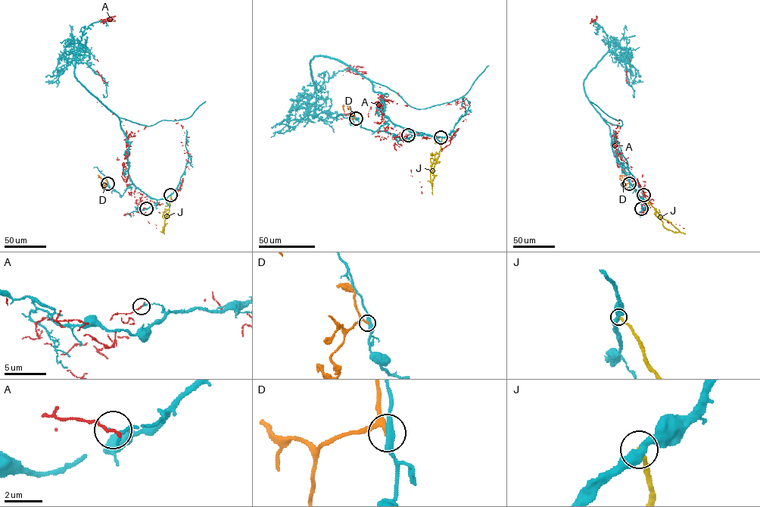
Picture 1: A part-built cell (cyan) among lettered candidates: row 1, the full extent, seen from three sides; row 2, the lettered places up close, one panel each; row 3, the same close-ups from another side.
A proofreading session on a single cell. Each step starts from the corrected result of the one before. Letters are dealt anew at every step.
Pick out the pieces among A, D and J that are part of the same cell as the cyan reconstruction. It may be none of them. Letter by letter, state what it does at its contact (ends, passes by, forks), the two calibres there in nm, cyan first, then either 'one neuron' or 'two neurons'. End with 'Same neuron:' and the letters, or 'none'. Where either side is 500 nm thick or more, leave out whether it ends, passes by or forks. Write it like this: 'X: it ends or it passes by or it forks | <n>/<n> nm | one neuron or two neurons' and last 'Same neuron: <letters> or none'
A: it ends | 160/150 nm | two neurons
D: it ends | 380/220 nm | two neurons
J: it ends | 440/220 nm | two neurons
Same neuron: none

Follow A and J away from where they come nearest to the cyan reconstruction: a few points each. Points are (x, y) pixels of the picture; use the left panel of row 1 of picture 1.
A: (146, 208), (139, 198), (142, 194), (121, 176), (129, 145), (107, 83), (97, 70), (98, 20), (98, 61)
J: (170, 194), (170, 205), (163, 233), (166, 213)

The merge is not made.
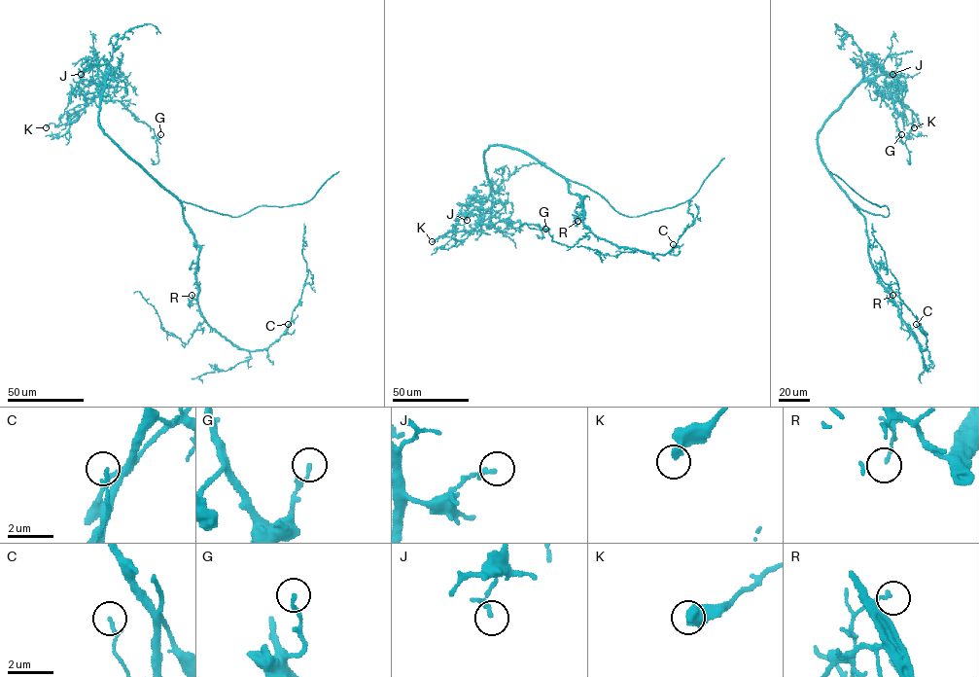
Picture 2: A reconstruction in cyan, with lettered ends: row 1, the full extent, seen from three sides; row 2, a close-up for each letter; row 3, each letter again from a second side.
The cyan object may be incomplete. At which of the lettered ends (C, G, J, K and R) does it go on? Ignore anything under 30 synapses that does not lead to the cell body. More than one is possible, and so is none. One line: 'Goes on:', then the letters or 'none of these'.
Goes on: none of these

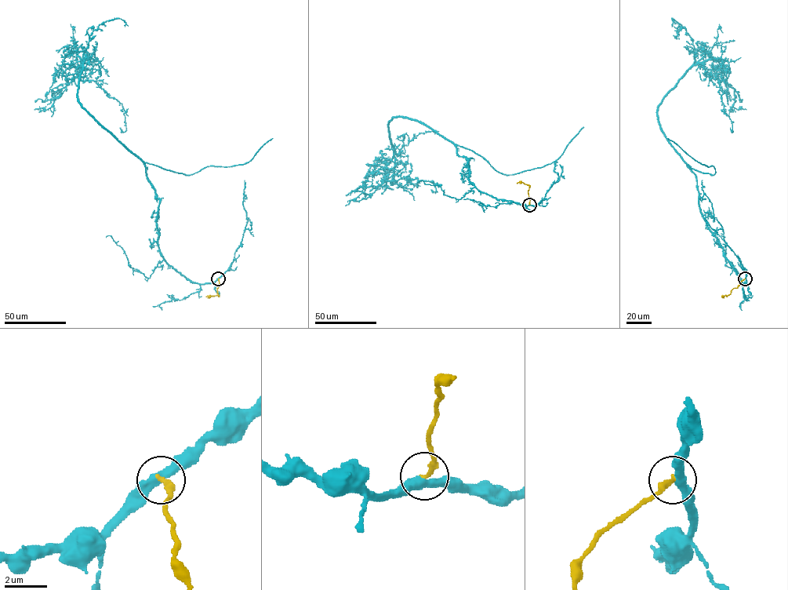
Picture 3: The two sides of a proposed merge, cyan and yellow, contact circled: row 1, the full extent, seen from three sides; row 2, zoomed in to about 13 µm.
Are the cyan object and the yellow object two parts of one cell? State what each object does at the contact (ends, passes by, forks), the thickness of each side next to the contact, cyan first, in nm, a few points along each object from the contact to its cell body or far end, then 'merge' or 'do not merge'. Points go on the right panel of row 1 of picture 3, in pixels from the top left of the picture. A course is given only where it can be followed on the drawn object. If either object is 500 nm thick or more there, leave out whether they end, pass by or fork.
cyan passes by | yellow ends | 400/280 nm | cyan via (745, 278), (742, 284), (707, 226), (695, 176), (662, 131), (657, 107), (692, 66), (720, 60), (730, 127) | yellow via (745, 278), (729, 294), (724, 296) | do not merge

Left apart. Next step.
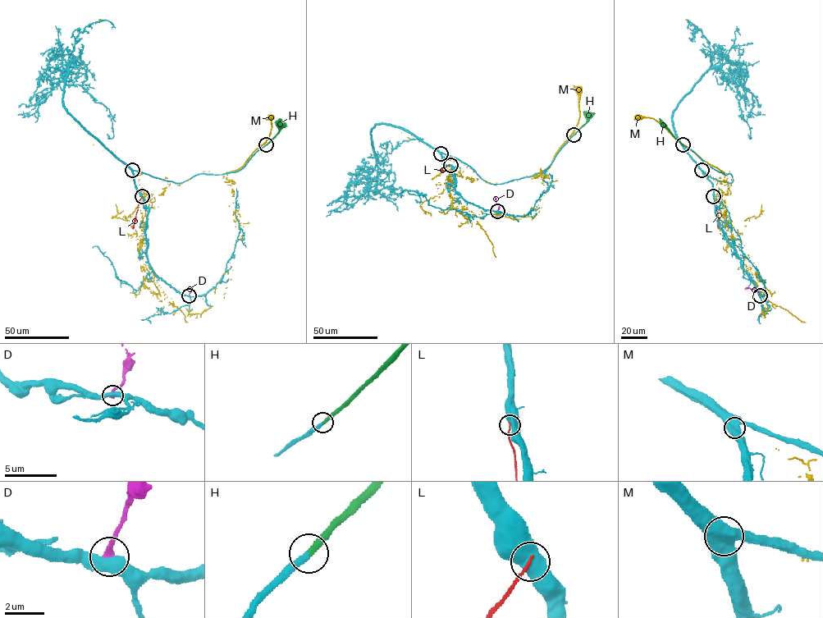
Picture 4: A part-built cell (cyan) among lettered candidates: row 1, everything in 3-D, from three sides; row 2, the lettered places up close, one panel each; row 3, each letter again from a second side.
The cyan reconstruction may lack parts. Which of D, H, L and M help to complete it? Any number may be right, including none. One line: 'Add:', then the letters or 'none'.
Add: H

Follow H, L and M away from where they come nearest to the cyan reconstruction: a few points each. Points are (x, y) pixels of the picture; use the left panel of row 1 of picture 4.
H: (266, 144), (277, 133), (281, 119)
L: (142, 196), (132, 228)
M: (132, 170), (149, 202), (203, 171), (235, 182), (242, 238), (210, 307), (157, 298), (116, 203)

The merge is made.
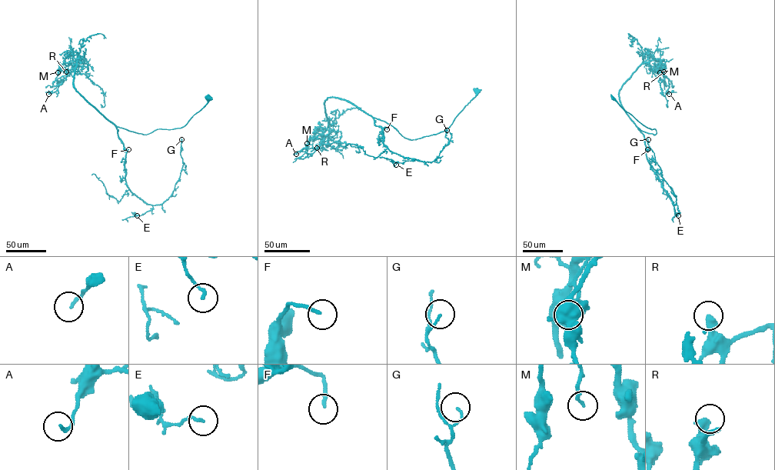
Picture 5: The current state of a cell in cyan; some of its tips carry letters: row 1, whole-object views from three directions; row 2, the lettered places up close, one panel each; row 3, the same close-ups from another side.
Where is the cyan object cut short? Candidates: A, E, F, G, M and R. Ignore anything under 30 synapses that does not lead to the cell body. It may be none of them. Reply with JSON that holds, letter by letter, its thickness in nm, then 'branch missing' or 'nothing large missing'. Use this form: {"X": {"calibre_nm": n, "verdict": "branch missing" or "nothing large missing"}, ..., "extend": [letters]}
{"A": {"calibre_nm": 150, "verdict": "nothing large missing"}, "E": {"calibre_nm": 120, "verdict": "nothing large missing"}, "F": {"calibre_nm": 160, "verdict": "branch missing"}, "G": {"calibre_nm": 80, "verdict": "nothing large missing"}, "M": {"calibre_nm": 150, "verdict": "nothing large missing"}, "R": {"calibre_nm": 420, "verdict": "nothing large missing"}, "extend": ["F"]}

